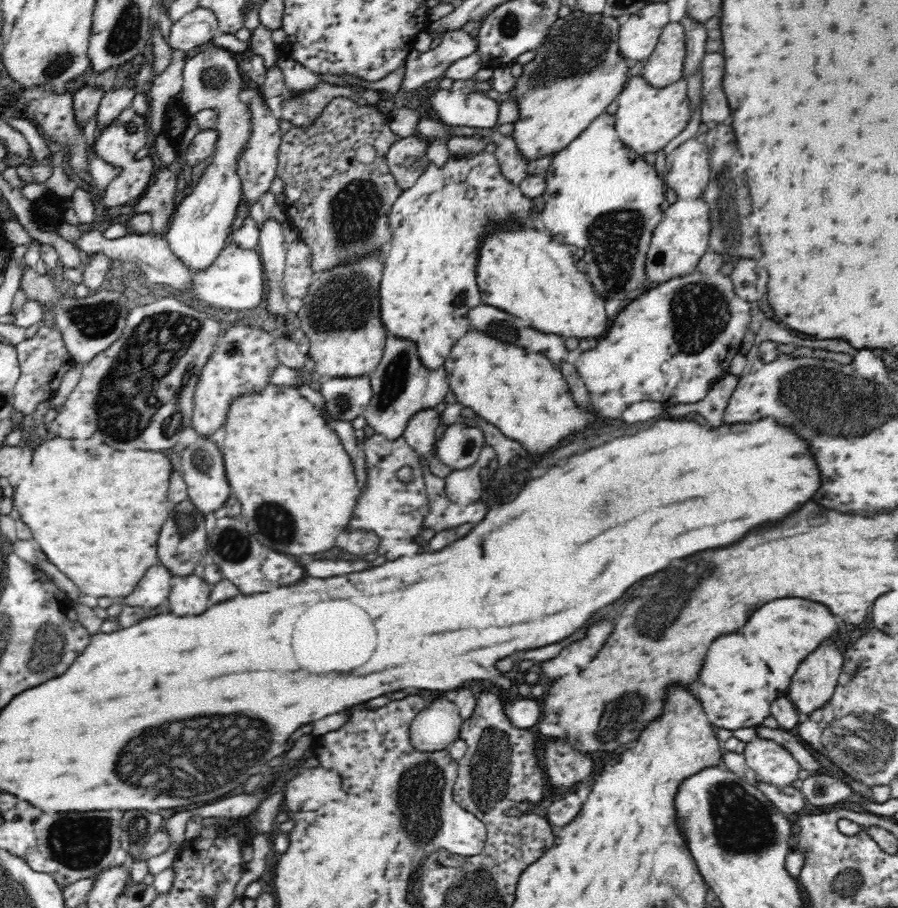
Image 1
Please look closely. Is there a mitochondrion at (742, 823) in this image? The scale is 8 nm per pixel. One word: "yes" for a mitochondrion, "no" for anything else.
yes

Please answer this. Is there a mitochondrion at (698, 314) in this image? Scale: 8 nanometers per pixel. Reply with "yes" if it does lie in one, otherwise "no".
yes

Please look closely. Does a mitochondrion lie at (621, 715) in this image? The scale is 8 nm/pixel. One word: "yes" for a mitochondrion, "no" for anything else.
yes

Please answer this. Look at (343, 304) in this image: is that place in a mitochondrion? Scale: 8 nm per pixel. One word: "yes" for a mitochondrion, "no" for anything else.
yes

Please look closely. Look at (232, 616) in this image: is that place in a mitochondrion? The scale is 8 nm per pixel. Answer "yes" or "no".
no

